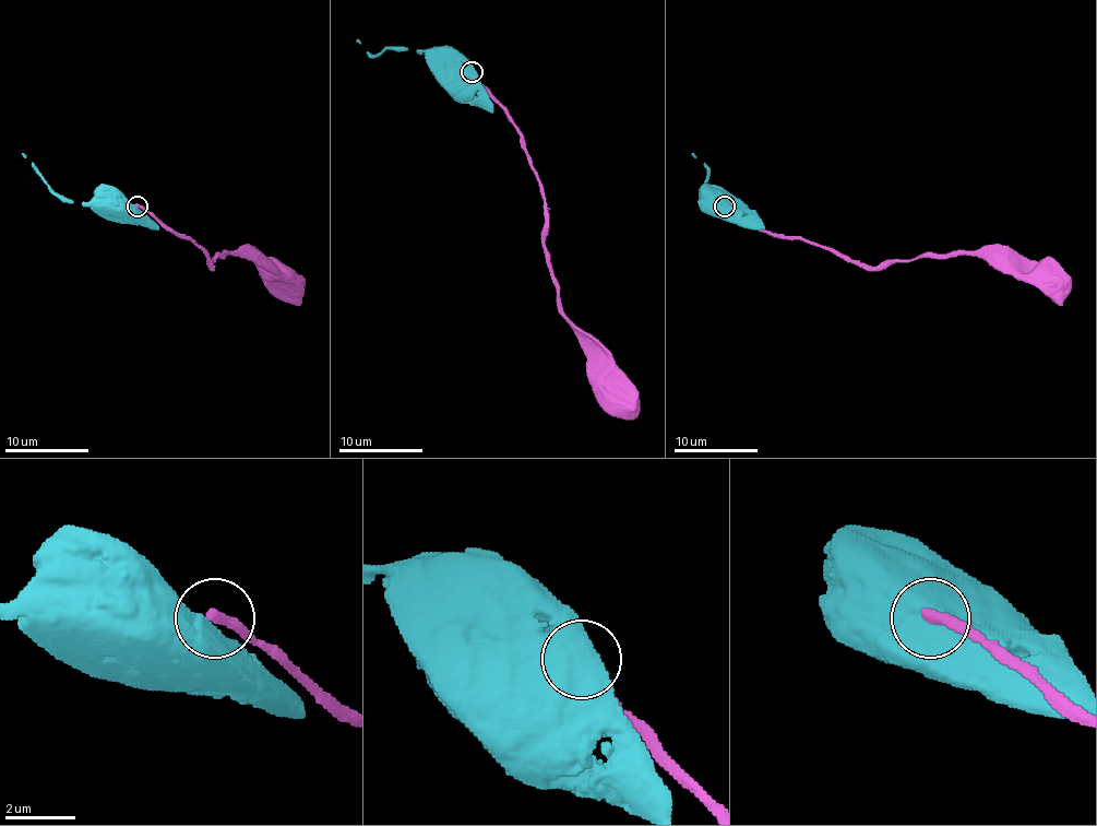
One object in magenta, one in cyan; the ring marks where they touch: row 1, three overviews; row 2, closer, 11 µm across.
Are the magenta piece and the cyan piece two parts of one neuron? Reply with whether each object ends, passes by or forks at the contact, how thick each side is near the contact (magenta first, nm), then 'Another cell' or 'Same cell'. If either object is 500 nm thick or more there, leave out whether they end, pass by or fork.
Thickness 340 nm (magenta) against 850 nm. Another cell

